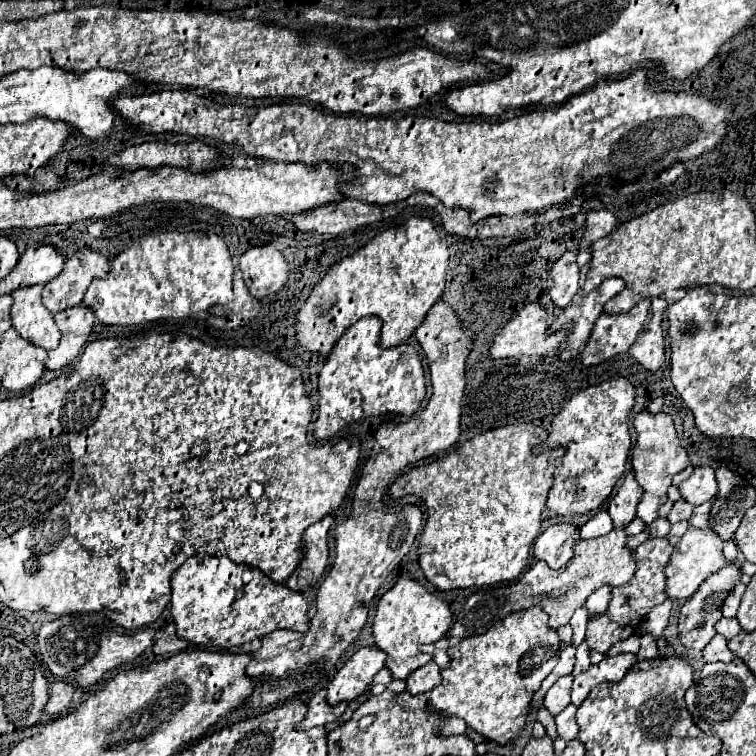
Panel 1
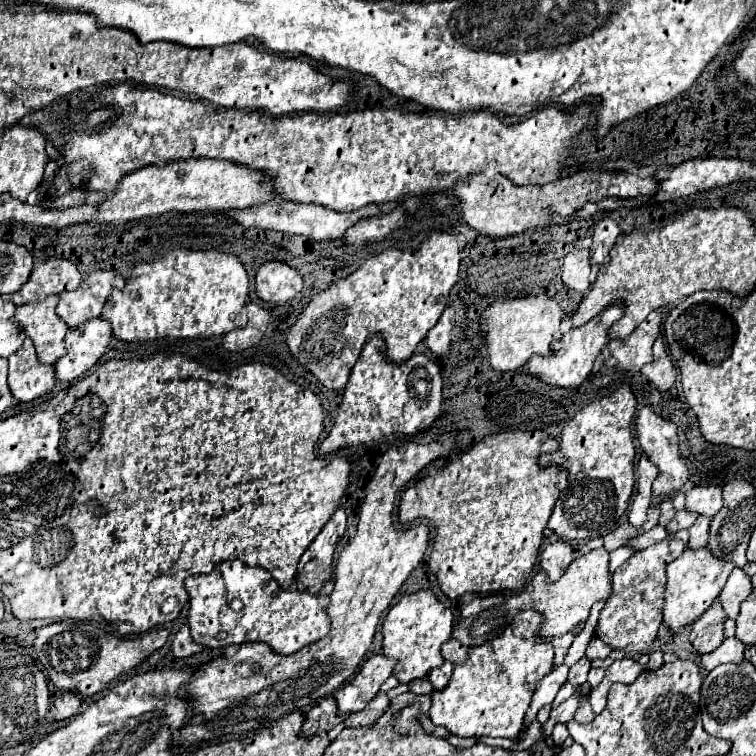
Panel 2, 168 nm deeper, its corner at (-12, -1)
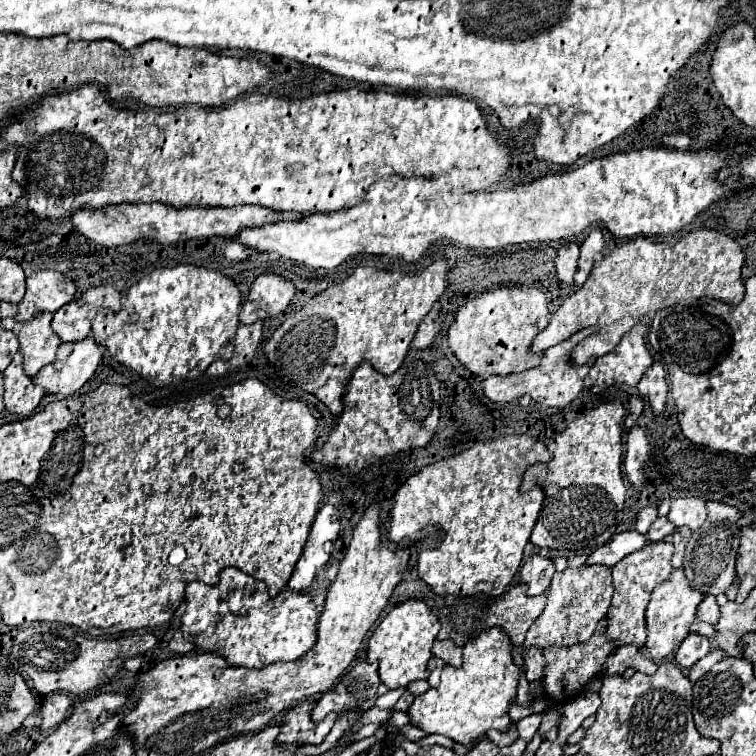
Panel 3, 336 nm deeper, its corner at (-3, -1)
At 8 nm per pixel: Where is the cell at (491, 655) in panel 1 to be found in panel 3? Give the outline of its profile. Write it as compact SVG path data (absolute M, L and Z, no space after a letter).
M489 629L463 647L461 667L455 669L445 665L439 687L415 697L407 709L411 725L425 733L441 733L461 745L471 743L471 739L491 729L505 733L511 725L509 709L515 703L517 685L523 673L525 667L513 661L513 645L507 633L503 633L503 629Z

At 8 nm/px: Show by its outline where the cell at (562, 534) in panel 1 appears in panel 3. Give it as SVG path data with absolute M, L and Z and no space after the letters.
M533 555L531 559L527 559L521 567L521 581L527 583L529 587L527 595L543 593L549 587L553 573L555 573L555 563L551 557Z

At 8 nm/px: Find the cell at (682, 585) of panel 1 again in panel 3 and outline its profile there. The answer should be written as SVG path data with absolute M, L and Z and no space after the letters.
M673 569L669 581L659 583L653 593L651 593L651 601L647 605L645 611L645 619L647 619L647 651L651 655L651 659L655 663L661 663L673 649L677 649L681 645L681 641L689 635L689 627L695 621L695 613L697 613L697 605L703 601L705 593L697 591L693 585L689 585L683 569Z

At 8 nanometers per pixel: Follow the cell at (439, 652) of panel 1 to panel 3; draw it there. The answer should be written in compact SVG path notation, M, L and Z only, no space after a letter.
M451 639L435 641L435 645L433 645L431 651L433 651L435 657L443 659L443 661L449 663L449 665L455 665L455 667L461 665L461 647L457 647Z

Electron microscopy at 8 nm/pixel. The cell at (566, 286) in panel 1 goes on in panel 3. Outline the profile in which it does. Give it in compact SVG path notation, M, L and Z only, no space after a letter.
M570 242L561 246L556 253L555 267L559 281L571 285L573 275L577 273L579 263L580 245Z

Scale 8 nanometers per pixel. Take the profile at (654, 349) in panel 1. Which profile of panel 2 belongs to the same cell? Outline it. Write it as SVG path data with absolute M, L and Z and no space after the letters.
M658 337L656 345L654 345L654 361L644 365L642 375L648 377L658 387L658 391L668 391L672 387L672 383L676 381L676 369L668 357L662 337Z

